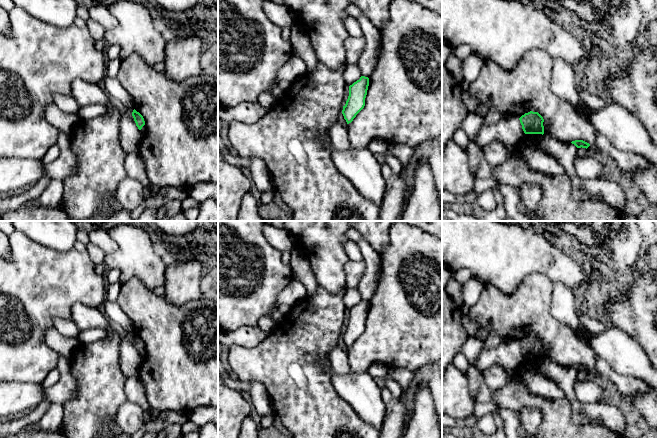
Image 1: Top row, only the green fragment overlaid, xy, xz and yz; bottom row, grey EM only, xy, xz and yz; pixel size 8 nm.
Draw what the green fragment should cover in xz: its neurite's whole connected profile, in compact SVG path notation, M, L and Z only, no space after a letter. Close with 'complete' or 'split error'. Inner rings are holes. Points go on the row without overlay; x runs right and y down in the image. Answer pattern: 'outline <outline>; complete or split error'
outline M361 300L359 304L349 310L349 320L342 334L347 348L351 347L364 332L368 310L369 302L365 300Z; complete

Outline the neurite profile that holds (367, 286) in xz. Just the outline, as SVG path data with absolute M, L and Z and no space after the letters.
M364 239L358 241L357 244L365 264L365 273L357 288L361 293L362 300L369 302L377 288L380 272L380 257L379 253Z

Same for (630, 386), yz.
M599 356L596 357L597 370L608 380L613 382L625 395L633 397L636 394L645 394L650 391L650 386L642 380L621 375Z

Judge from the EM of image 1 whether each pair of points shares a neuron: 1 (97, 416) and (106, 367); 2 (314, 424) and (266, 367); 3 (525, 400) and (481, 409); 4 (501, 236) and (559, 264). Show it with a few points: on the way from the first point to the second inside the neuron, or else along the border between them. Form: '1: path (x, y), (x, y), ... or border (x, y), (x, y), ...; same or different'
1: path (97, 404), (100, 393), (100, 379); same
2: path (306, 410), (280, 381); same
3: border (491, 401), (499, 407), (517, 411); different
4: path (515, 250), (517, 252), (534, 253), (545, 263); same

